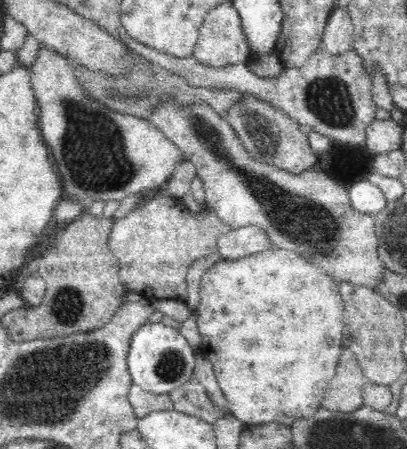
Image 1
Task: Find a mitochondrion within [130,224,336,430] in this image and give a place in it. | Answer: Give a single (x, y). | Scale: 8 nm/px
(170, 366)

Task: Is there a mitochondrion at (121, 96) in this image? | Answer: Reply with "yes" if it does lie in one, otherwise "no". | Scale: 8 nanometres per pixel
yes

